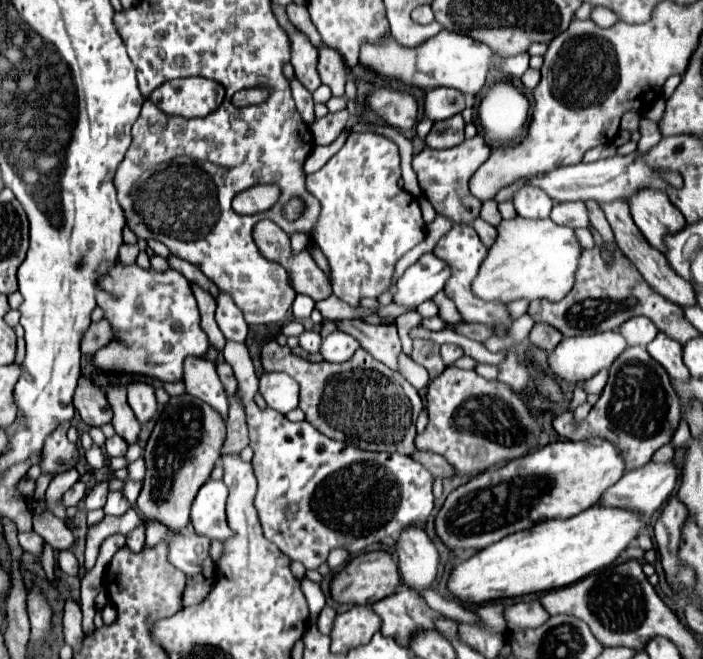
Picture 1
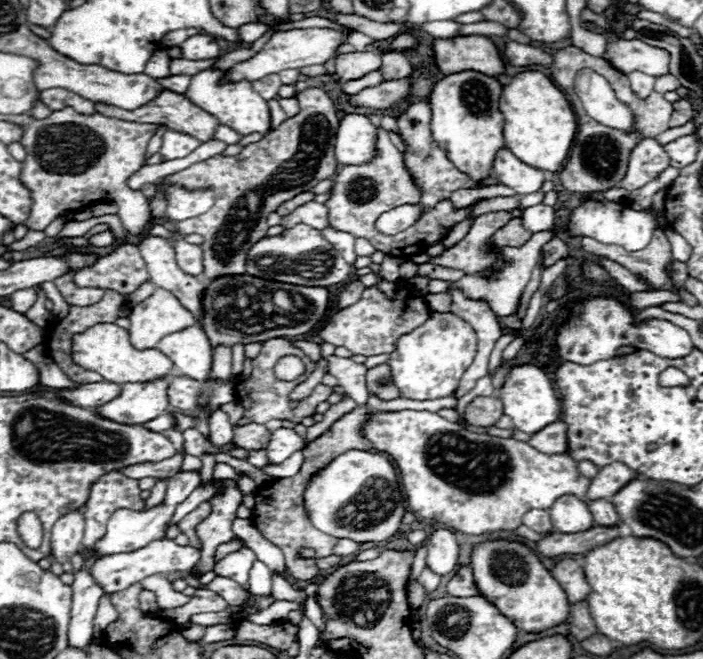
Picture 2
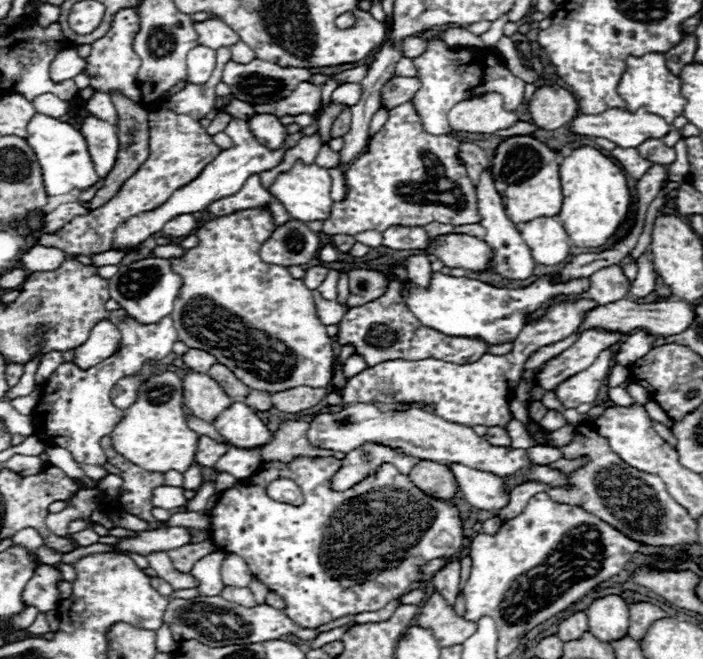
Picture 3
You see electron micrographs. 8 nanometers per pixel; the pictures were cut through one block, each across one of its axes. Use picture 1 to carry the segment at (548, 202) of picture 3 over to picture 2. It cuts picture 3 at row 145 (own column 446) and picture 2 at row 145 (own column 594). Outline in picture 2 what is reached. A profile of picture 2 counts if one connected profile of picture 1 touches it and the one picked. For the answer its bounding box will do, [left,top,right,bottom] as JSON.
[428,70,504,180]

